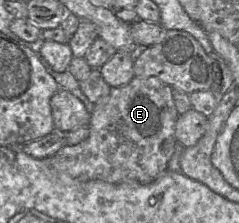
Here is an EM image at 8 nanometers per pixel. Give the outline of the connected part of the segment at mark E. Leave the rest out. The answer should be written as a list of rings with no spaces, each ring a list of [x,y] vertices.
[[[134,76],[124,86],[111,87],[109,96],[94,105],[87,125],[89,135],[85,140],[62,147],[46,160],[55,171],[81,181],[101,180],[113,184],[134,182],[146,185],[167,170],[176,149],[175,127],[178,116],[169,85],[155,77]]]

